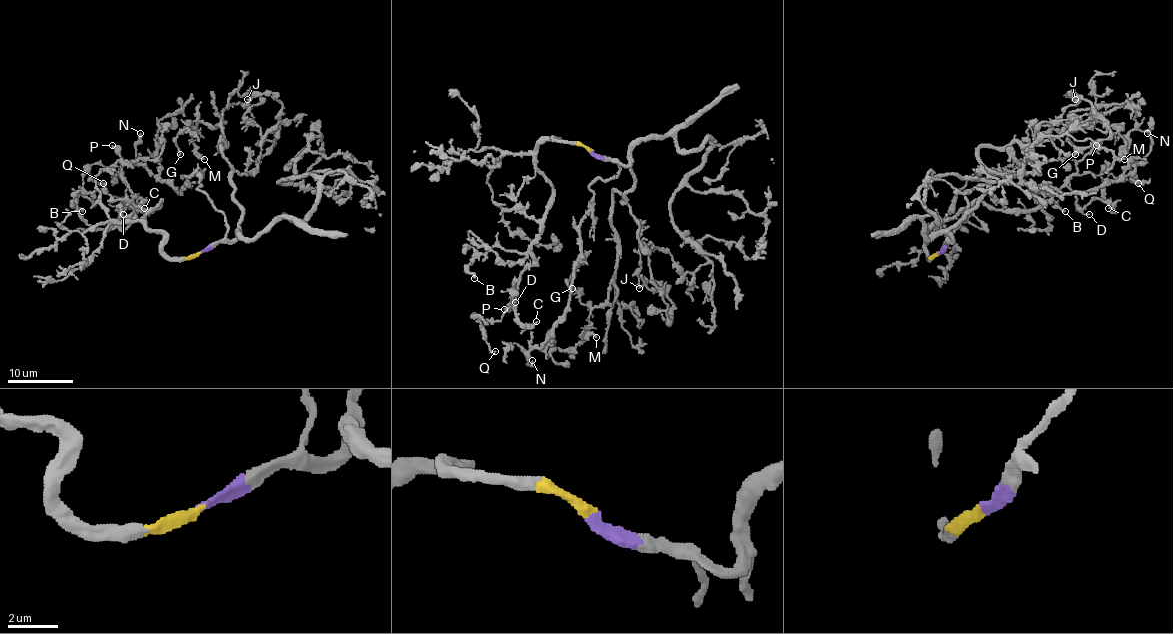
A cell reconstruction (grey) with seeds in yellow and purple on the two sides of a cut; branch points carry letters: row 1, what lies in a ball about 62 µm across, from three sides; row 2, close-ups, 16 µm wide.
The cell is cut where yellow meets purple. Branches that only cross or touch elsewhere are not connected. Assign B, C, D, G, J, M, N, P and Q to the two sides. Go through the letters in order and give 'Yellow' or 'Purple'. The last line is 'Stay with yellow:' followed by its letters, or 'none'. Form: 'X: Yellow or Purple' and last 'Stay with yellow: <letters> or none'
B: Yellow
C: Yellow
D: Yellow
G: Purple
J: Purple
M: Purple
N: Purple
P: Yellow
Q: Yellow
Stay with yellow: B, C, D, P, Q

